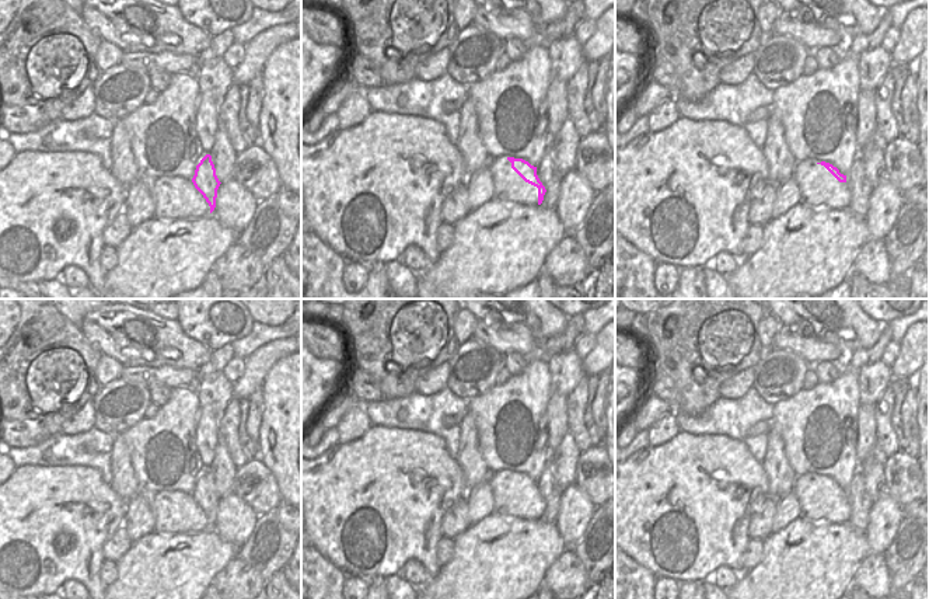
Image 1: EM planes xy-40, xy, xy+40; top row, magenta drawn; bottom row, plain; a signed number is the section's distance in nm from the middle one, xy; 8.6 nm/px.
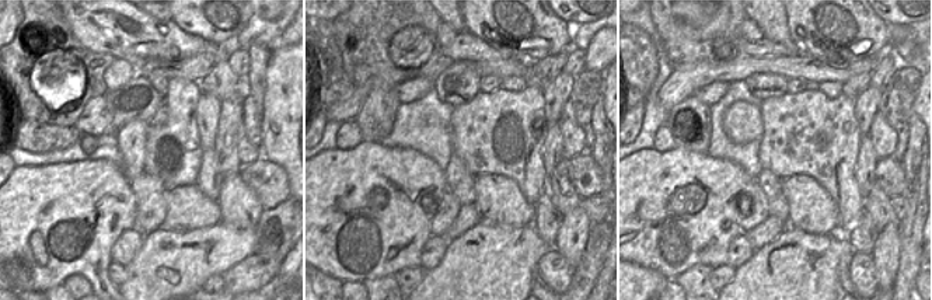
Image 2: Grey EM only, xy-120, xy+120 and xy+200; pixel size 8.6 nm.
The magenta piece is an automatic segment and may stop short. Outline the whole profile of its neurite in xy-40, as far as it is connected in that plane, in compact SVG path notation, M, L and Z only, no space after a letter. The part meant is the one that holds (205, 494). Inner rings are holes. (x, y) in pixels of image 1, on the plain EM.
M233 460L224 463L219 474L219 483L214 483L212 469L206 469L196 480L192 497L195 502L203 509L210 520L210 527L216 522L217 504L221 497L233 494L233 484L235 473L240 467Z

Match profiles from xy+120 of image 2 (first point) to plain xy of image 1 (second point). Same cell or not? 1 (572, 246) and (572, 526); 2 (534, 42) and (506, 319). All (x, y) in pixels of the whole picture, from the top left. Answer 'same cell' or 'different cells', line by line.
1: same cell
2: same cell

